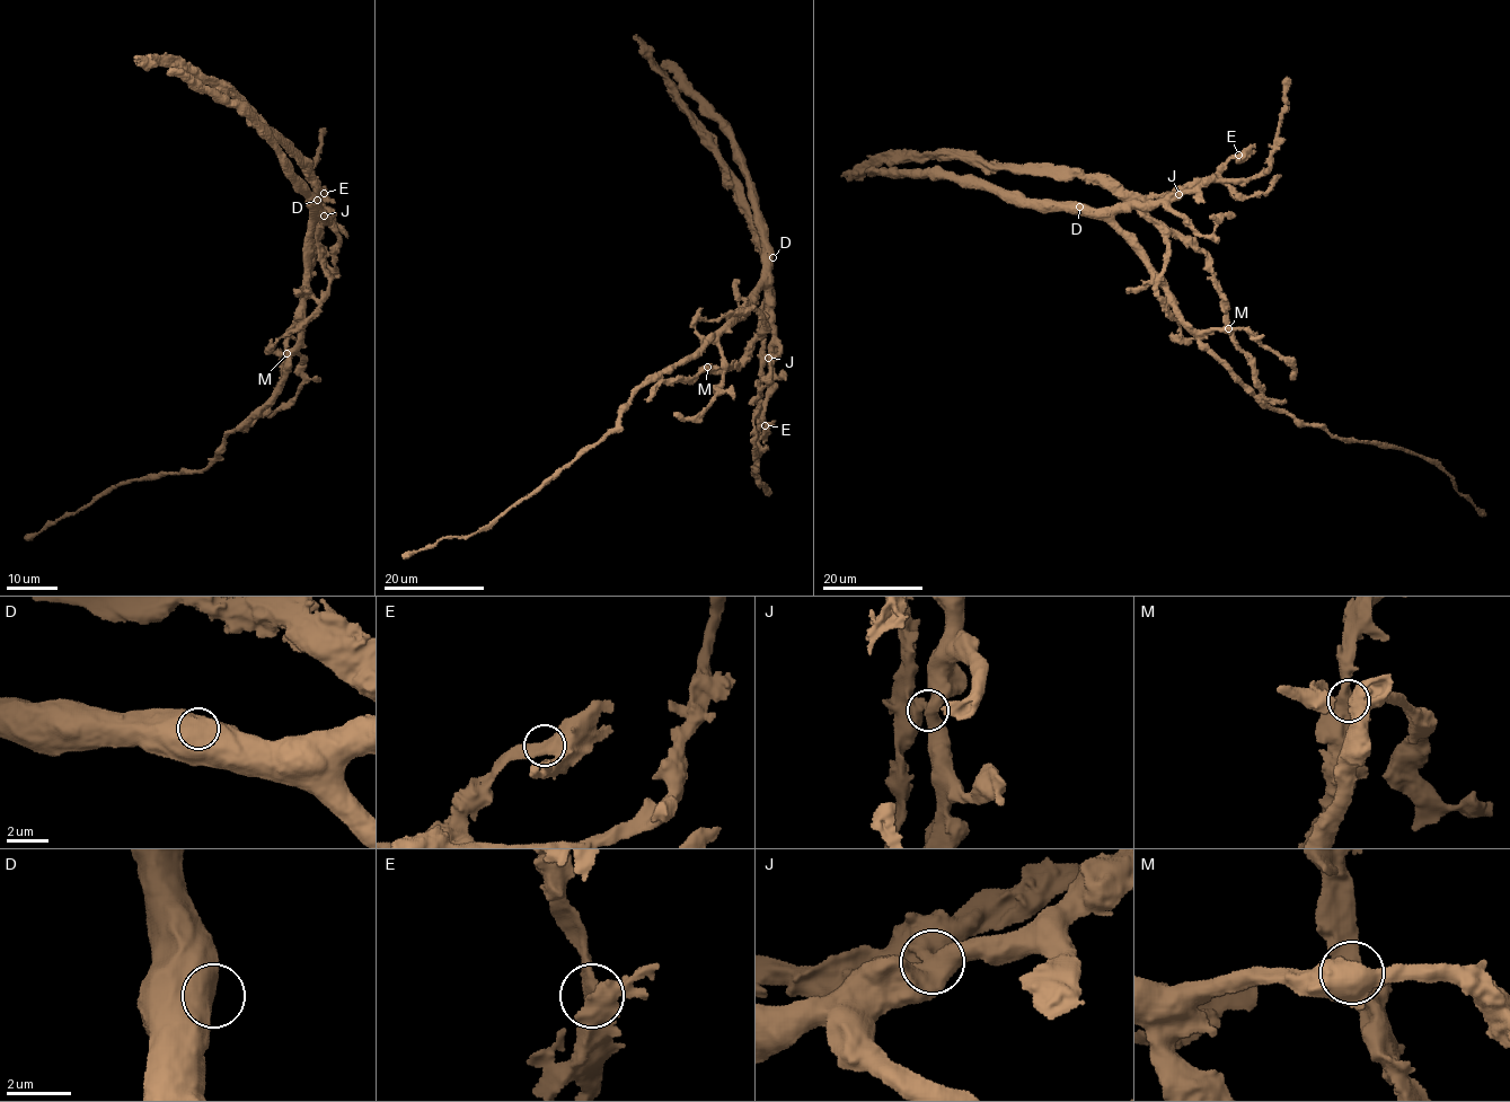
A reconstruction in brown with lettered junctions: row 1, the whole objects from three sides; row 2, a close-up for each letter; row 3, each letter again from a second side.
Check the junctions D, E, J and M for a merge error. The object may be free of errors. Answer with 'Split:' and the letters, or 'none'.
Split: J

